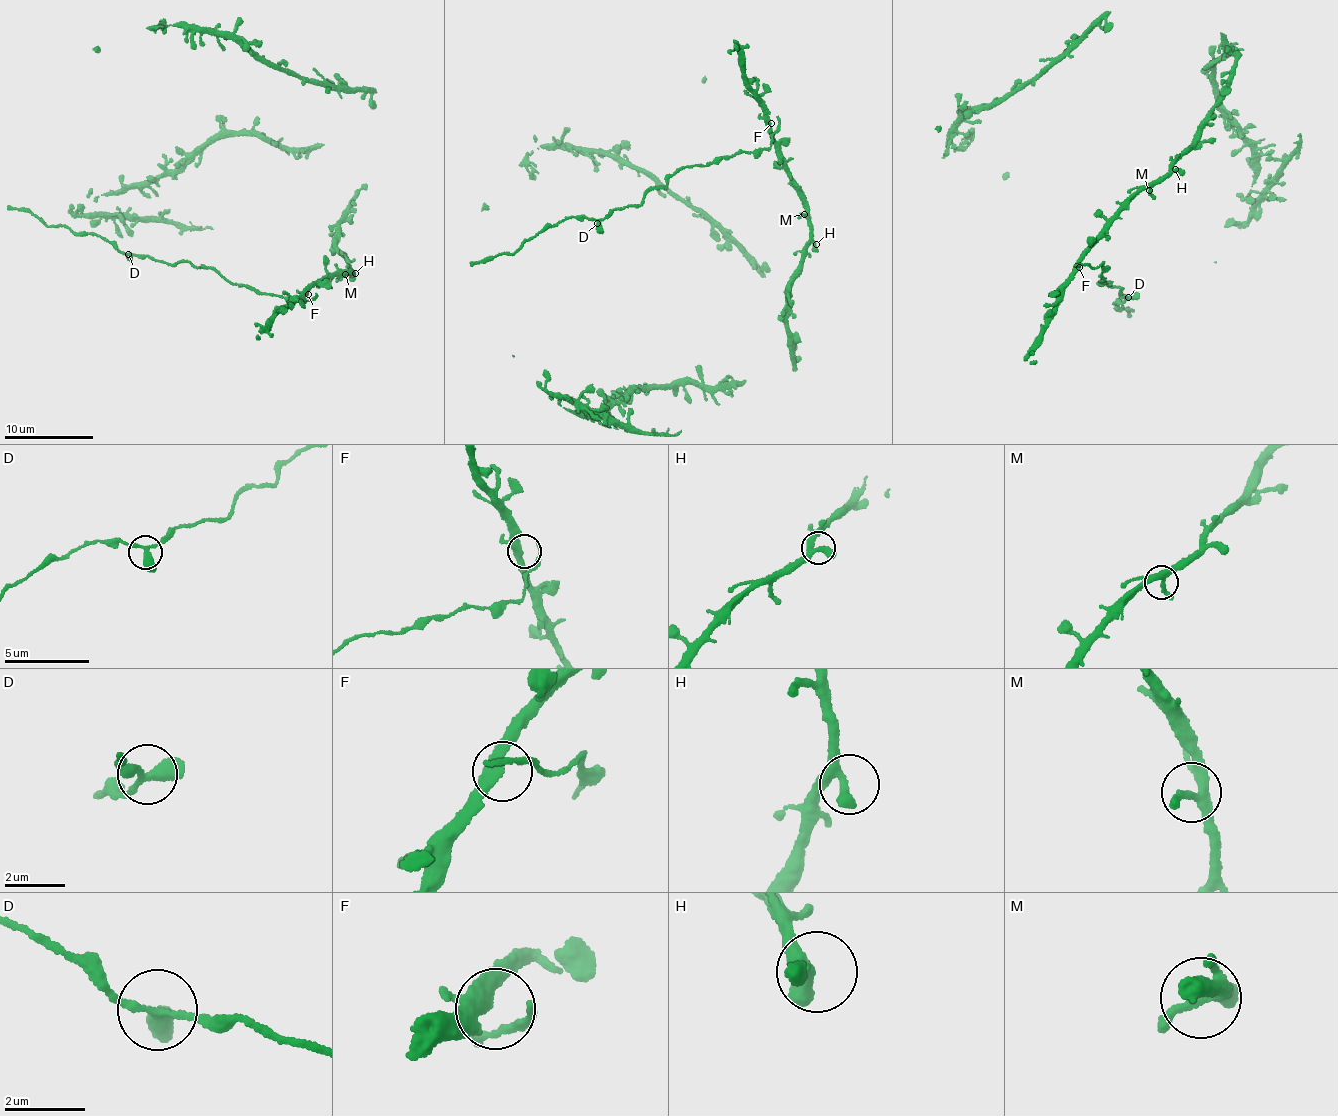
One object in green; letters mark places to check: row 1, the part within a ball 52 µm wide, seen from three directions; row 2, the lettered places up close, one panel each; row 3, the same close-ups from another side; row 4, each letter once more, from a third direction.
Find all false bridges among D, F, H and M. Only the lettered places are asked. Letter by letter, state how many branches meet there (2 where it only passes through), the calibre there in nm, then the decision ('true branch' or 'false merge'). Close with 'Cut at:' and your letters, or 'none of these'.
D: 2 branches meet; 400 nm thick; true branch
F: 4 branches meet; 280 nm thick; true branch
H: 2 branches meet; 380 nm thick; true branch
M: 3 branches meet; 280 nm thick; true branch
Cut at: none of these

